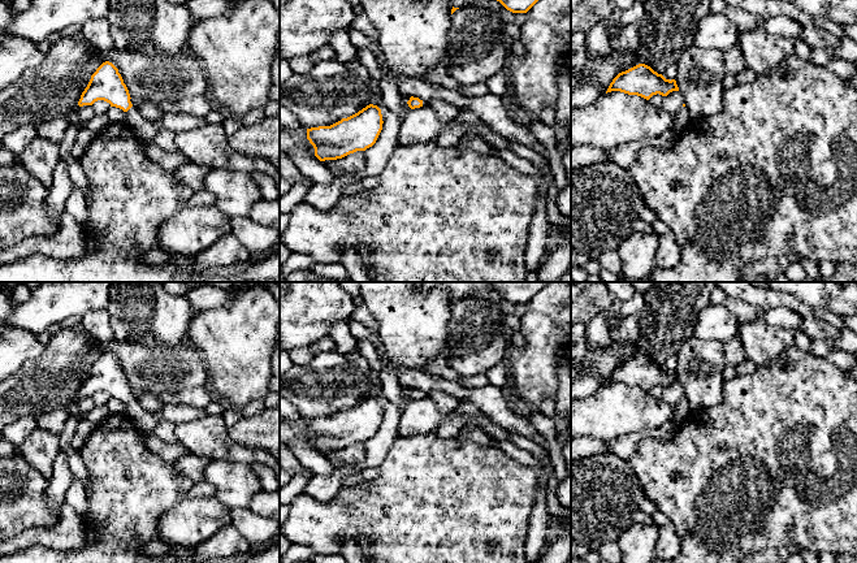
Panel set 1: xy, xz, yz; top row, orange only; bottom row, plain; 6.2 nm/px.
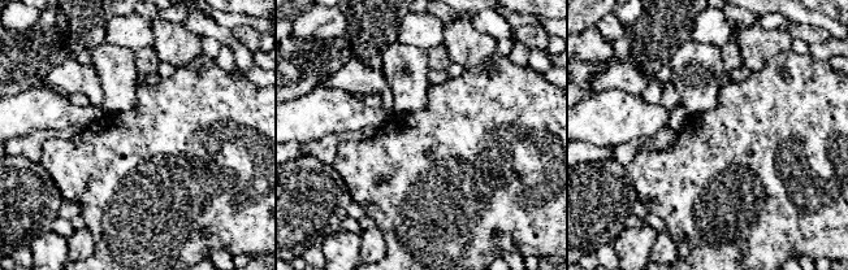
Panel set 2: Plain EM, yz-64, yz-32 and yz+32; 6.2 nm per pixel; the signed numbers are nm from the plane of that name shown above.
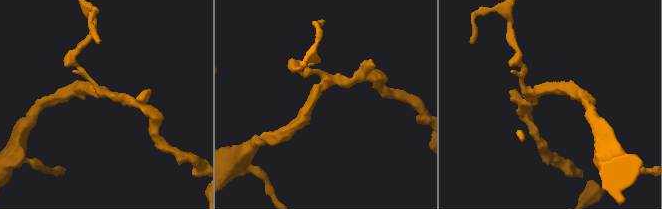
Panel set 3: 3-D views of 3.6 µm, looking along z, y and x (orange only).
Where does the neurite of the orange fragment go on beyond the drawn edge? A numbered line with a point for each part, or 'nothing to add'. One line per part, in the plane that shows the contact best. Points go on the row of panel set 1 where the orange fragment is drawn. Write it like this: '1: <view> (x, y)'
1: xy (177, 122)

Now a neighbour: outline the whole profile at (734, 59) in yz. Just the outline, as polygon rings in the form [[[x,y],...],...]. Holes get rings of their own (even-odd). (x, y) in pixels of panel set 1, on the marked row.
[[[739,44],[724,53],[724,64],[728,74],[737,75],[744,70],[745,62]]]

